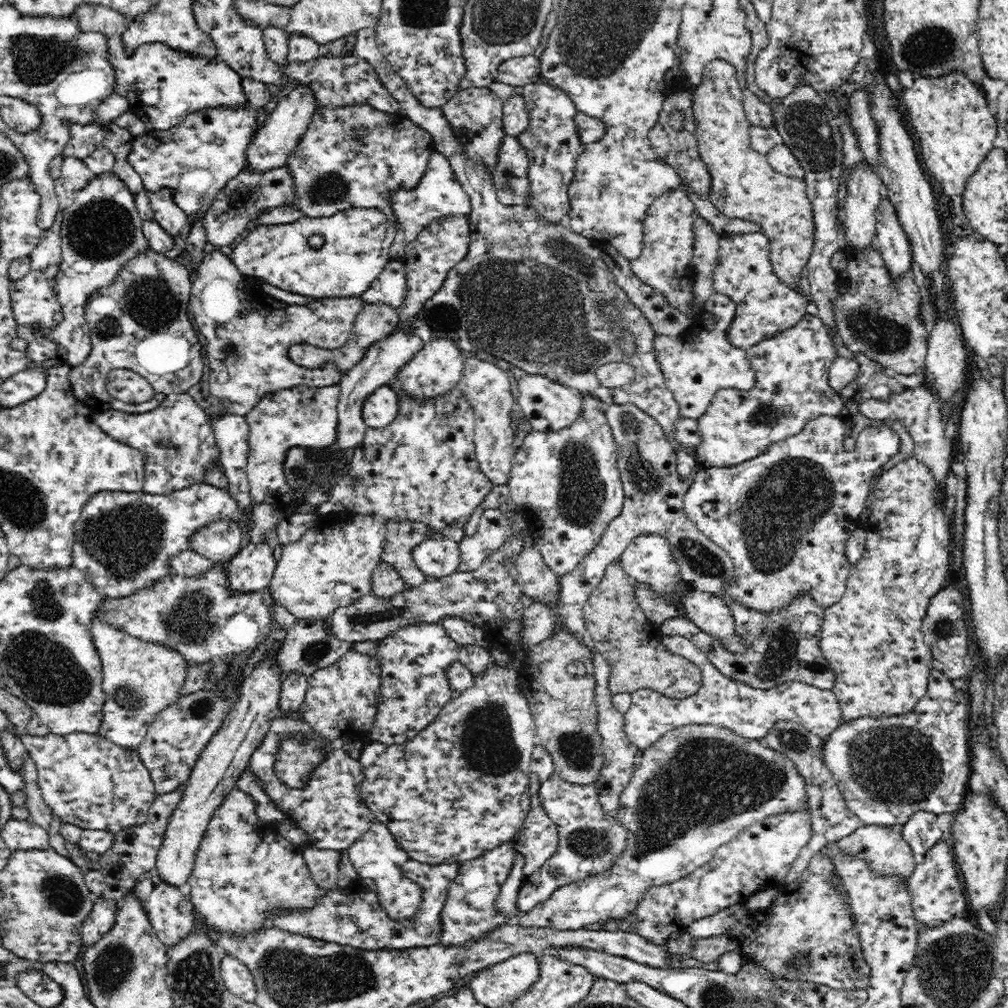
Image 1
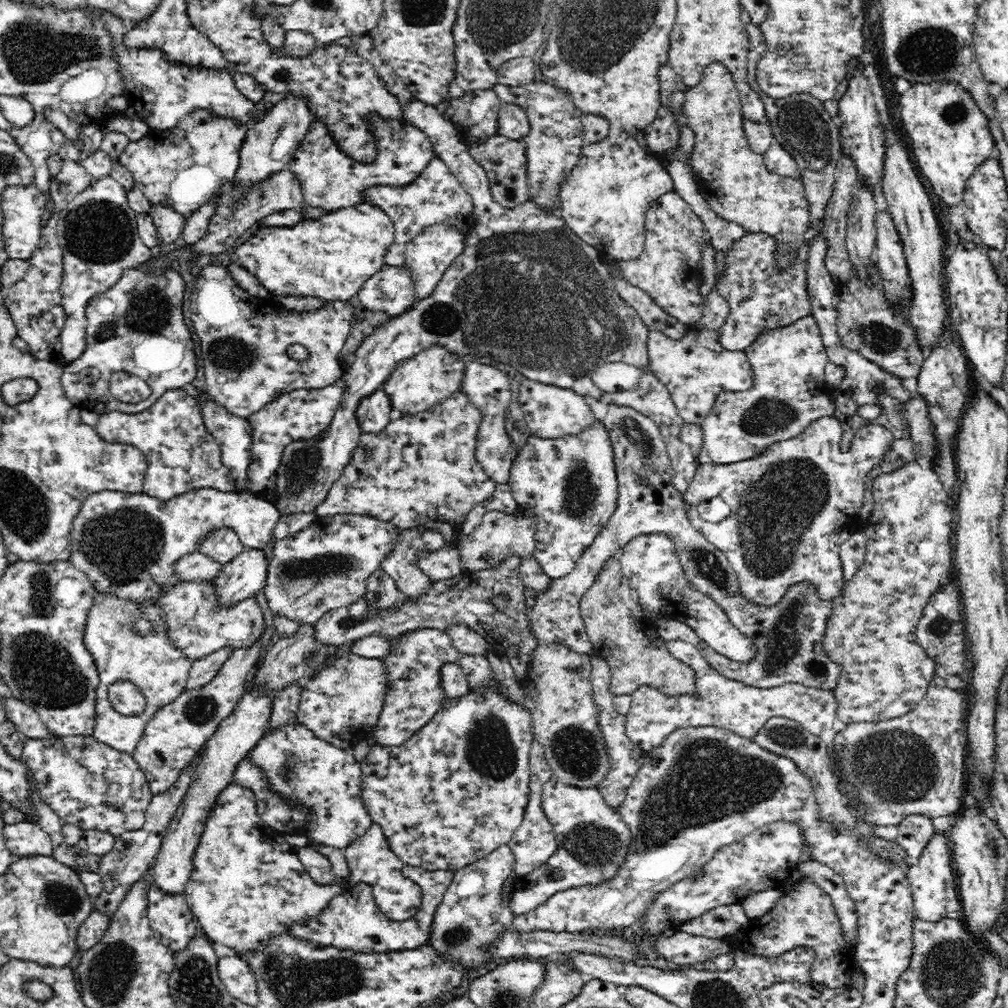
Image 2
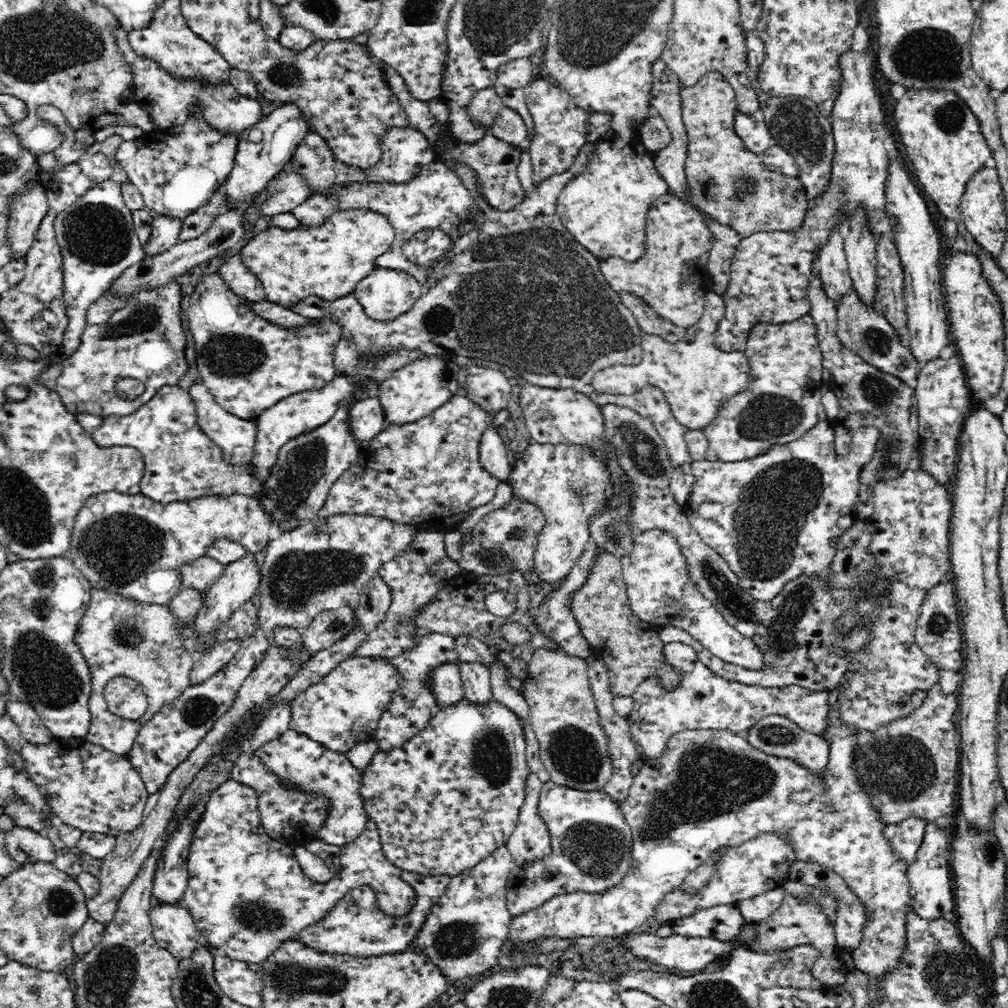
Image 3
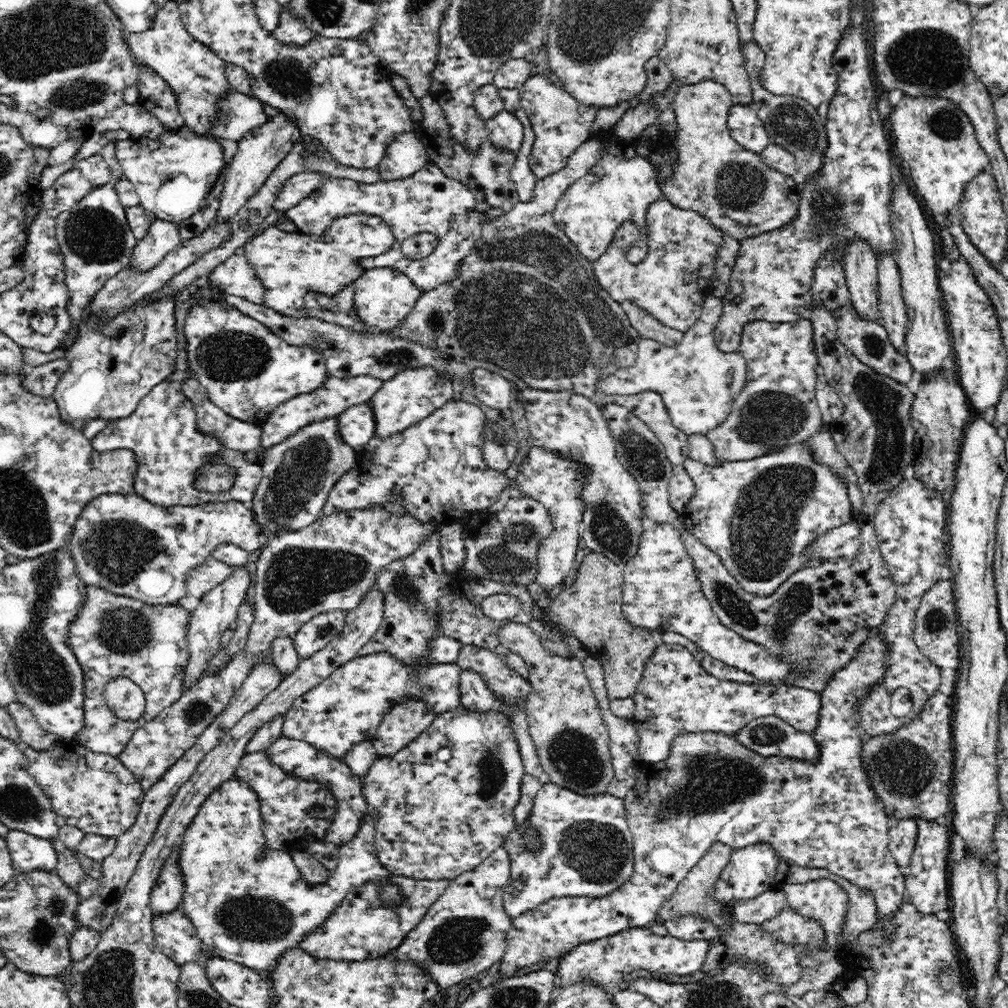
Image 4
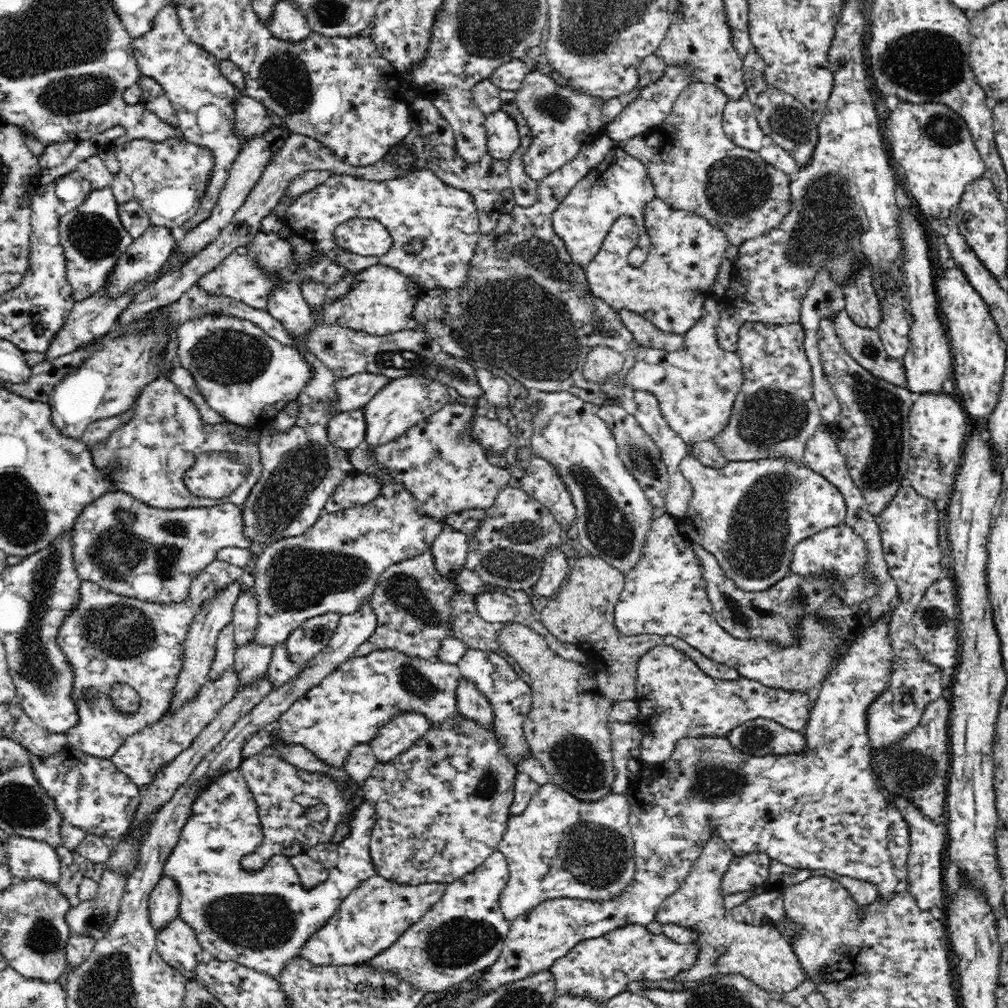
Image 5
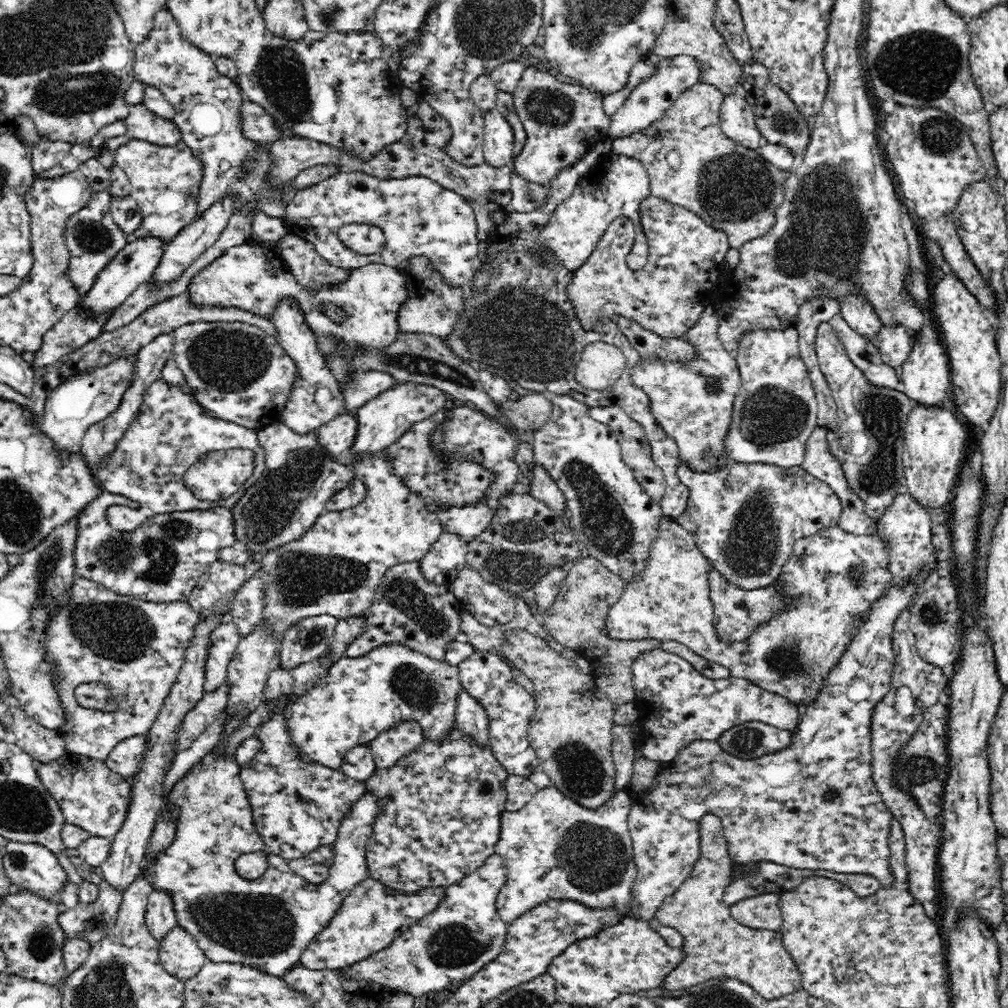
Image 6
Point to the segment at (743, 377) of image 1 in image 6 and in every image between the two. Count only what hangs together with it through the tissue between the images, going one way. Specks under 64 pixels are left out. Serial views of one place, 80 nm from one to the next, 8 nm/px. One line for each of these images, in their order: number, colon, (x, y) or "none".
2: (694, 368)
3: (695, 375)
4: (698, 382)
5: (697, 384)
6: (692, 399)

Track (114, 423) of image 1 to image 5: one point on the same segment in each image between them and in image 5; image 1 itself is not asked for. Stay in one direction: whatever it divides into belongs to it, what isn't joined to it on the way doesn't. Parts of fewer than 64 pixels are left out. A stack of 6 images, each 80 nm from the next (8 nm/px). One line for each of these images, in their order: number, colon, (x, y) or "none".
2: (176, 461)
3: (181, 460)
4: (172, 452)
5: (163, 438)

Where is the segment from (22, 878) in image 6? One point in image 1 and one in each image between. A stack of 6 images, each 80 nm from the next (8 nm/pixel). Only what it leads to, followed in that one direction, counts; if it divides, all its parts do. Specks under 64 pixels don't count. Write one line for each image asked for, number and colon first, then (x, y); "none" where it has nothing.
1: (17, 833)
2: (26, 837)
3: (24, 844)
4: (27, 851)
5: (27, 857)

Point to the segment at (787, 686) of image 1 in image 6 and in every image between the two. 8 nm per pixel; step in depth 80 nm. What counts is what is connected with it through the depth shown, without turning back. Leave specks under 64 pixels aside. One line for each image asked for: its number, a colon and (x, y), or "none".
2: (718, 701)
3: (706, 700)
4: (676, 695)
5: (675, 697)
6: (677, 705)

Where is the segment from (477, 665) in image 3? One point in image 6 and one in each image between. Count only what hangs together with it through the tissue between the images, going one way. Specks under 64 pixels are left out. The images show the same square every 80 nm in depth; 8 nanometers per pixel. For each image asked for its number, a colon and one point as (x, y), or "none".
4: (476, 694)
5: (472, 702)
6: (470, 714)

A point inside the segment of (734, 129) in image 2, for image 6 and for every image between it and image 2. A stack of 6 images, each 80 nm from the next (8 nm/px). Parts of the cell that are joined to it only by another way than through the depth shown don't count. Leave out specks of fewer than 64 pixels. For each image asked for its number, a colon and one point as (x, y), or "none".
3: (733, 185)
4: (716, 176)
5: (695, 167)
6: (692, 164)

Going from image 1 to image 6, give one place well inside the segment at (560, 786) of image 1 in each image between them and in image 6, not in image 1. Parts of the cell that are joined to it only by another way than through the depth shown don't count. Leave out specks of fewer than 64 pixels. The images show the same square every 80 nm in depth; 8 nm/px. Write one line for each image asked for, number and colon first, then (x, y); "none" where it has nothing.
2: (592, 840)
3: (592, 843)
4: (588, 846)
5: (562, 847)
6: (554, 848)

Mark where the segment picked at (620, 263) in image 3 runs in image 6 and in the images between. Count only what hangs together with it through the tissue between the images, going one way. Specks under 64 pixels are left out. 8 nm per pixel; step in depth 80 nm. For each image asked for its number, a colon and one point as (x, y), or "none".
4: (671, 282)
5: (685, 253)
6: (667, 296)

